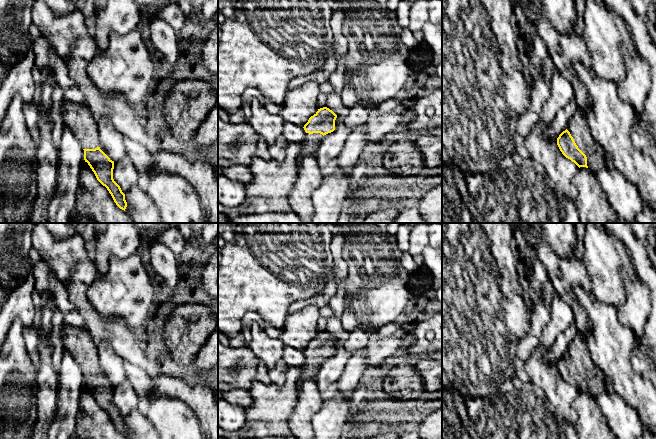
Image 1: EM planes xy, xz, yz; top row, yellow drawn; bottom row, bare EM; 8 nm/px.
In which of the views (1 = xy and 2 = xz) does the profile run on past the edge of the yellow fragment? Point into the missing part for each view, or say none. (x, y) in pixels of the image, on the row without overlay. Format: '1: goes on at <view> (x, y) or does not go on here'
1: goes on at xy (78, 342)
2: goes on at xz (309, 370)

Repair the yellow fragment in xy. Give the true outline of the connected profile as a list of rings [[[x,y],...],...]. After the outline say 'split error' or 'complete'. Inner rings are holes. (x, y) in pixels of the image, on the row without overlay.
[[[63,324],[61,338],[67,351],[82,369],[84,384],[94,396],[97,404],[107,412],[116,429],[125,435],[127,426],[125,418],[113,403],[114,385],[99,371],[100,360],[98,346],[85,328]]]; split error

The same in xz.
[[[327,331],[318,333],[318,335],[309,342],[304,349],[306,356],[305,363],[300,367],[301,373],[297,383],[300,389],[305,381],[314,379],[321,367],[324,359],[335,354],[335,344],[337,339]]]; split error

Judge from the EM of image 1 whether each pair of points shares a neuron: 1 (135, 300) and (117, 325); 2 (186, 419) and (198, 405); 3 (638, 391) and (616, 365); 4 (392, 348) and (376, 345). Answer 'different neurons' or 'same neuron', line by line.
1: different neurons
2: different neurons
3: same neuron
4: same neuron

